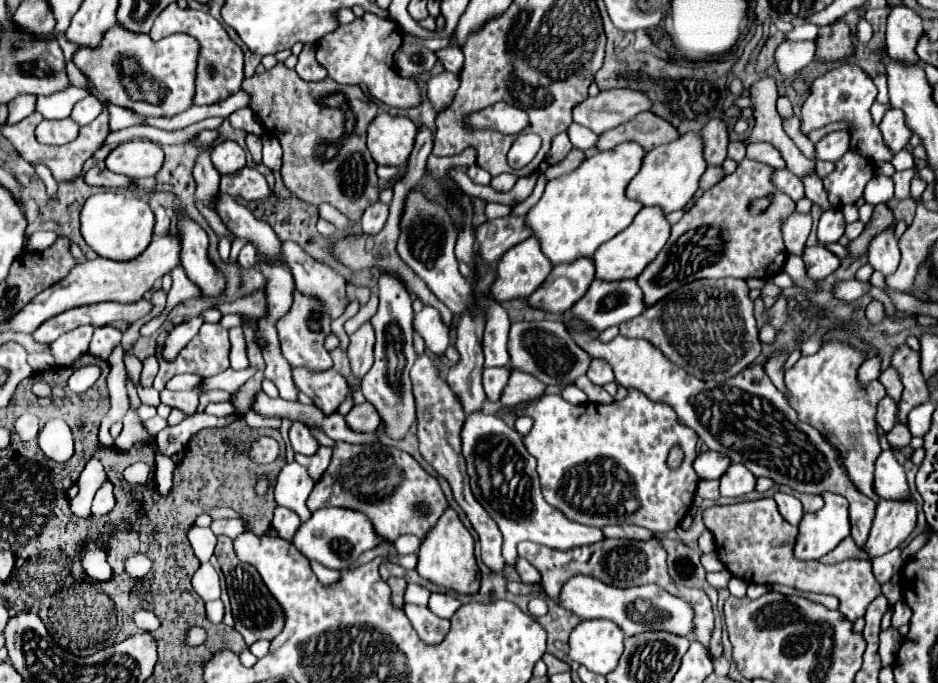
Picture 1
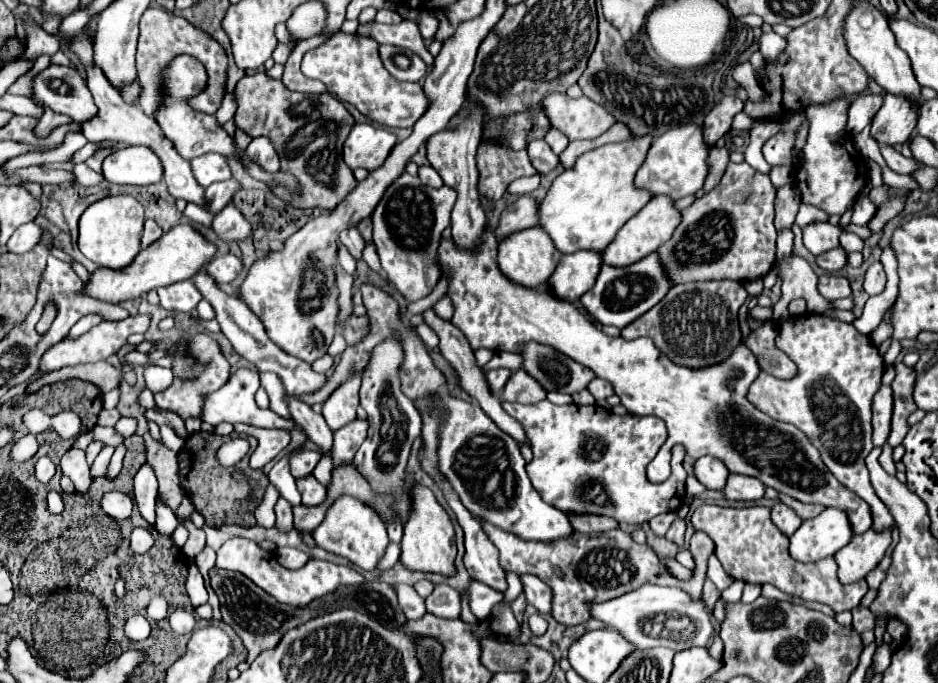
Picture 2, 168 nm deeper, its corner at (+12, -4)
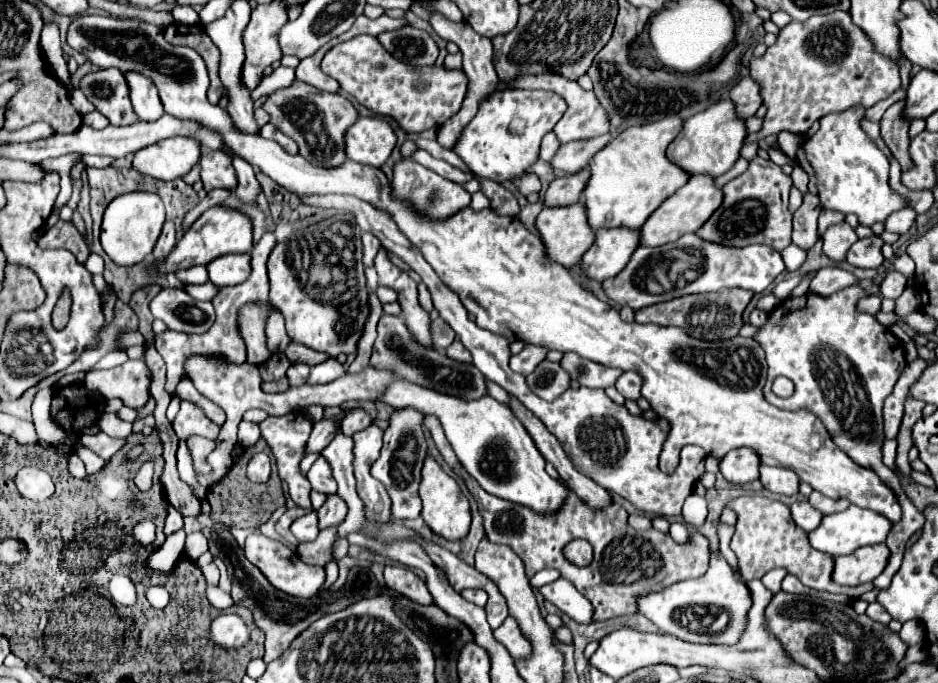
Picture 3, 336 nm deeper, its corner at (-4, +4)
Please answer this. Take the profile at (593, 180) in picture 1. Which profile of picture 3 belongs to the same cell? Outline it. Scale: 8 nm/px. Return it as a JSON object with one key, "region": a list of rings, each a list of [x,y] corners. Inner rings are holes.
{"region":[[[664,117],[656,123],[626,129],[594,155],[590,161],[592,177],[584,189],[584,205],[592,229],[640,229],[672,193],[688,183],[690,175],[666,157],[666,149],[680,133],[682,123],[680,117]]]}

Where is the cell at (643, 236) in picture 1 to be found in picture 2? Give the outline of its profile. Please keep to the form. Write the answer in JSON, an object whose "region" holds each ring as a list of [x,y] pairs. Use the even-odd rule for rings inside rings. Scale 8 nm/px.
{"region":[[[666,195],[652,197],[652,201],[648,201],[648,205],[644,205],[644,209],[636,217],[632,217],[632,221],[624,225],[624,229],[620,229],[612,245],[608,245],[608,249],[602,251],[602,263],[608,263],[612,267],[628,267],[640,261],[642,257],[654,253],[662,243],[666,243],[672,237],[678,223],[680,223],[680,211],[674,209],[672,201]]]}

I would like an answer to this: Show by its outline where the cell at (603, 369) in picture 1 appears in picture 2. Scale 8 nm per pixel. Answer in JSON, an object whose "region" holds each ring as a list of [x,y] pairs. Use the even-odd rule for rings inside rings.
{"region":[[[600,377],[592,379],[592,381],[588,383],[588,387],[586,387],[586,389],[588,389],[588,391],[594,395],[594,399],[596,399],[596,401],[602,401],[602,399],[606,399],[608,395],[612,395],[612,393],[614,393],[612,385],[610,385],[608,381],[600,379]]]}

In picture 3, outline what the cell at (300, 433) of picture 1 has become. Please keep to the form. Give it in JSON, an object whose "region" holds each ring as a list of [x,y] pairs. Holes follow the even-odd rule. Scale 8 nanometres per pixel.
{"region":[[[320,457],[312,467],[310,471],[306,473],[308,481],[312,483],[312,489],[318,491],[318,493],[324,493],[324,495],[334,495],[336,493],[336,481],[330,473],[330,465],[324,457]]]}

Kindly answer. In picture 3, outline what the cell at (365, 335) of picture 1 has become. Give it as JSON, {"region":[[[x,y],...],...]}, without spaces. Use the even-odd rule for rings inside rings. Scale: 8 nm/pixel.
{"region":[[[362,407],[352,409],[352,413],[348,413],[346,419],[342,421],[342,433],[348,435],[348,437],[352,437],[354,433],[366,429],[370,423],[372,423],[372,421],[370,421],[370,415],[368,415]]]}

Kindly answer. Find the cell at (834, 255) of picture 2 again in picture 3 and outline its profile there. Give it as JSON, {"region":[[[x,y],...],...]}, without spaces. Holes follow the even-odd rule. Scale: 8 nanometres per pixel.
{"region":[[[872,235],[868,239],[858,239],[848,251],[848,263],[862,269],[878,269],[884,263],[882,245],[884,241],[878,235]]]}

